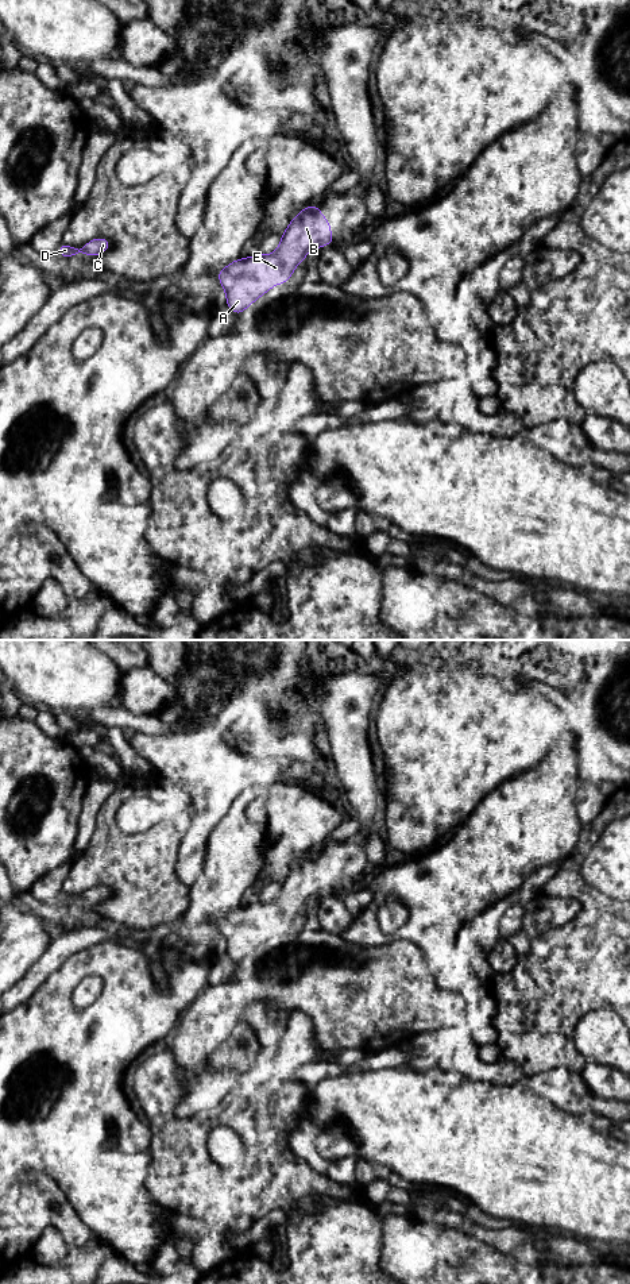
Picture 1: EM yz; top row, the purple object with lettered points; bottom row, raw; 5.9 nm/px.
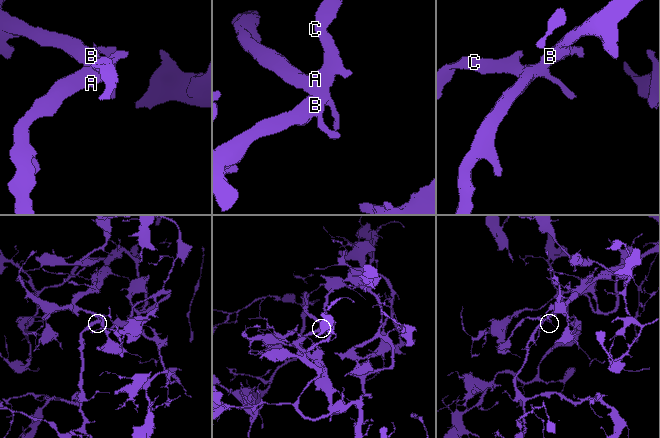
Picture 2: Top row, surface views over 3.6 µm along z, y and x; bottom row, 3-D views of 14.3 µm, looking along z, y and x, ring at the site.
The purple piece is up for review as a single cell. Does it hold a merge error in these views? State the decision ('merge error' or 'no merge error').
no merge error

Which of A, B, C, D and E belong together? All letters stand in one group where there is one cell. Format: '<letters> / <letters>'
A B C D E

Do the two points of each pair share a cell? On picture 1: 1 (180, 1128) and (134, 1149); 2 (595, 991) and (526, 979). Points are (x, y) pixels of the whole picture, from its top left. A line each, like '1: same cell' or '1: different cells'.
1: different cells
2: different cells

